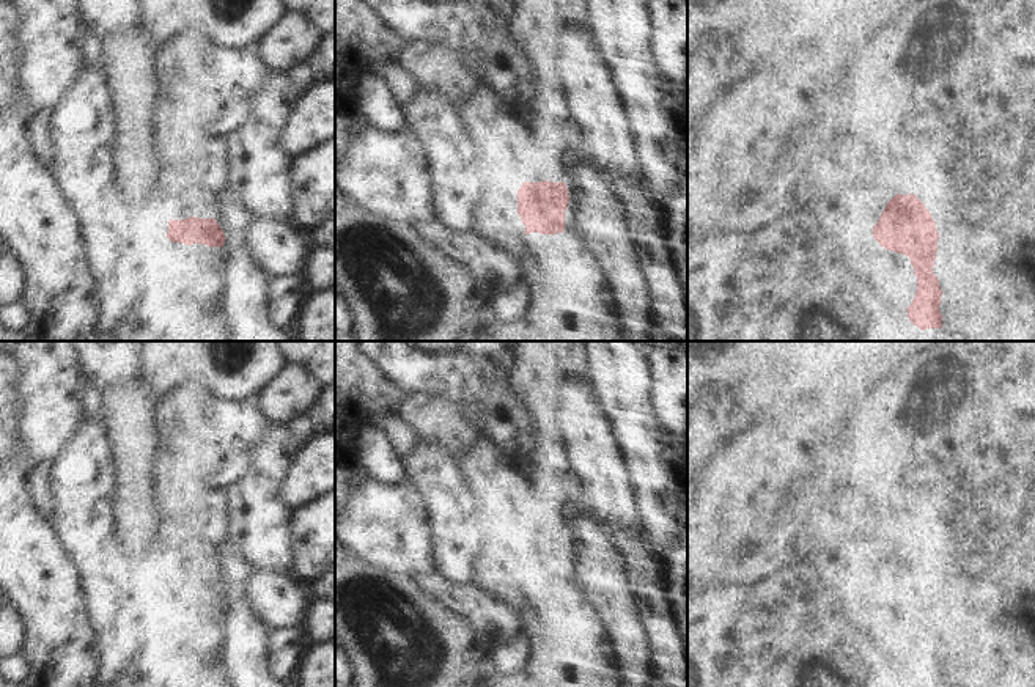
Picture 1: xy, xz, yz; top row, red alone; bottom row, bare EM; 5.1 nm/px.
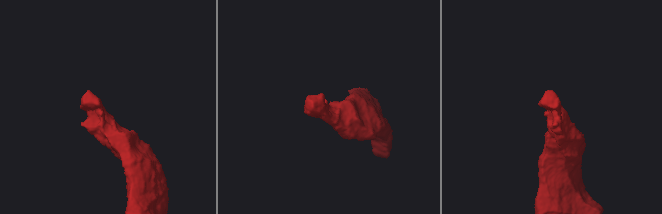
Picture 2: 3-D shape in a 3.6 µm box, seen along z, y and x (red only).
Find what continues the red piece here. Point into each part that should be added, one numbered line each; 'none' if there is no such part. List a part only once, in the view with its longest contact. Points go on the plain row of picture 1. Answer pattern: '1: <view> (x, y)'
1: xy (194, 551)

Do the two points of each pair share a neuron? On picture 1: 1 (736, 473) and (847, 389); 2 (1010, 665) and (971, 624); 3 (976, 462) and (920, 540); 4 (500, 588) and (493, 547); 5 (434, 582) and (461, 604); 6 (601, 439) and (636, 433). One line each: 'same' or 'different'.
1: same
2: same
3: different
4: same
5: same
6: different

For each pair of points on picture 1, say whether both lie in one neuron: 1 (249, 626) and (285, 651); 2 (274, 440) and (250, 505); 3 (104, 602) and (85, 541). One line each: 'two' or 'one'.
1: two
2: one
3: one

